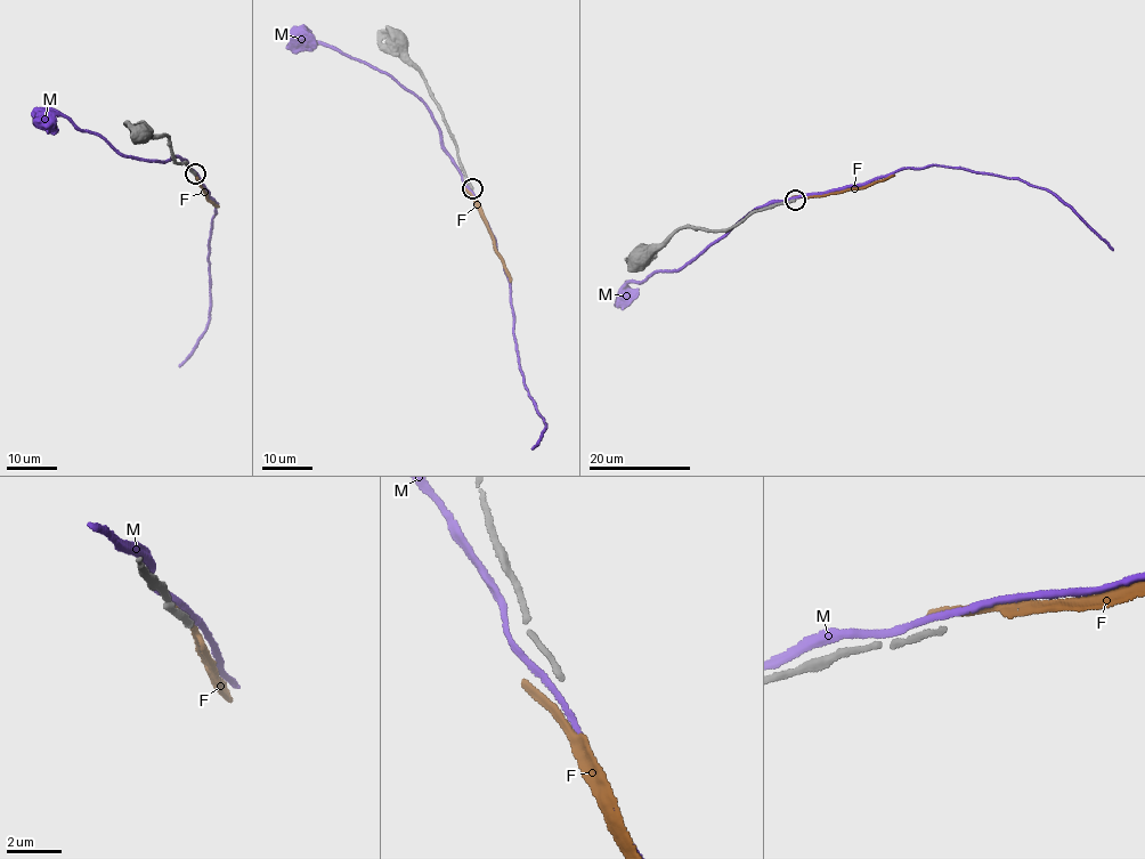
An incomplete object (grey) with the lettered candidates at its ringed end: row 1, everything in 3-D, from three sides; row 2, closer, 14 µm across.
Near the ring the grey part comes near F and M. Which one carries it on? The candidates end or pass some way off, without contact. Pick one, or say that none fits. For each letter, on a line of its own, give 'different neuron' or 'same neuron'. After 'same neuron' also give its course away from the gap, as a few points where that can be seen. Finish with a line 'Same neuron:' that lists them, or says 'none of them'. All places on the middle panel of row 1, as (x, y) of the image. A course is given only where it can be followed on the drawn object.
F: different neuron
M: different neuron
Same neuron: none of them

